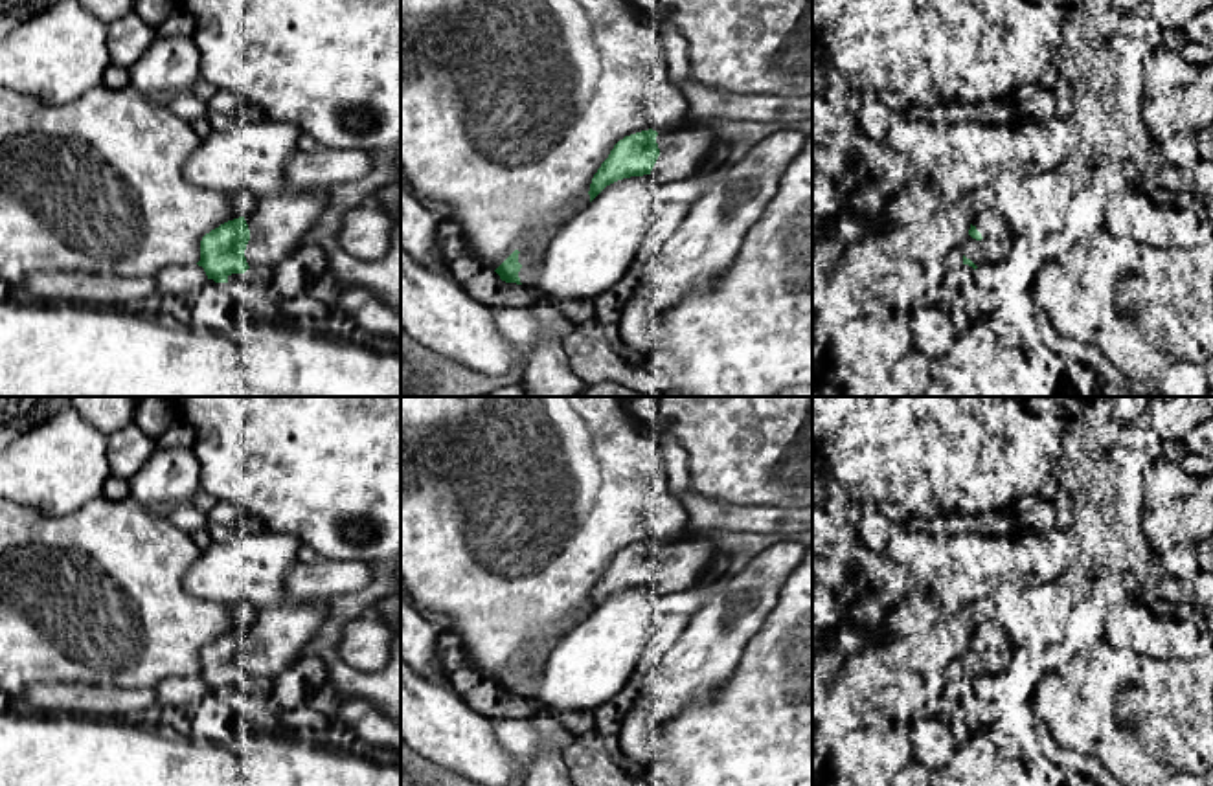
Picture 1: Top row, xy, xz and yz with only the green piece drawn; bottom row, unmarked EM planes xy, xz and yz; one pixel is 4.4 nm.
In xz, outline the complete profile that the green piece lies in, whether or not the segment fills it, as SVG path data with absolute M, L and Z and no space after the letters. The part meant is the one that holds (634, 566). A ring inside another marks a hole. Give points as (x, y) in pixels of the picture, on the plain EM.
M706 534L658 545L641 542L619 551L590 595L590 613L610 595L651 586L658 595L684 591L702 580L720 555L717 542Z

